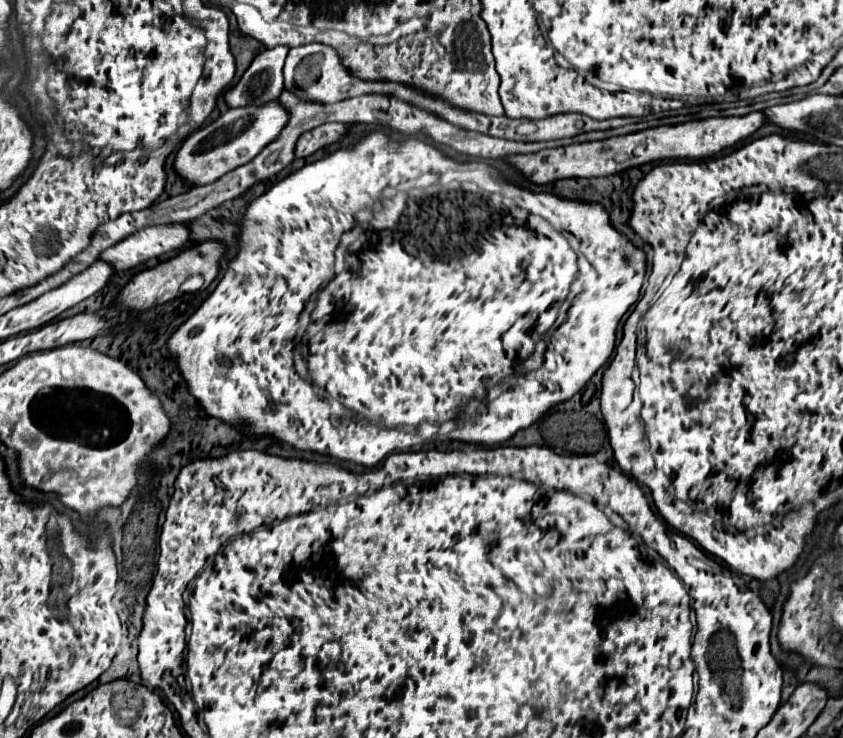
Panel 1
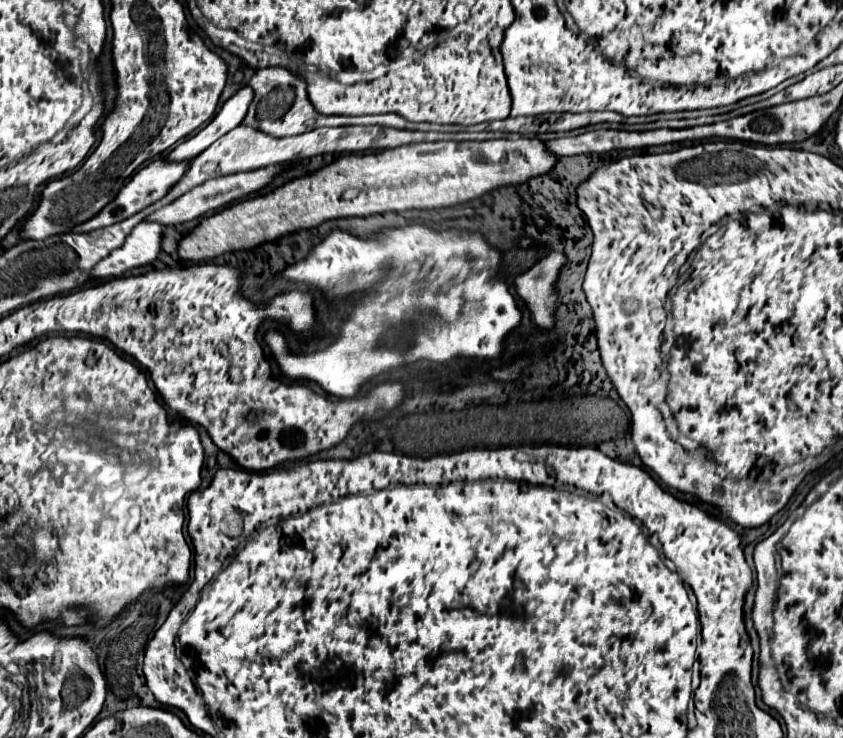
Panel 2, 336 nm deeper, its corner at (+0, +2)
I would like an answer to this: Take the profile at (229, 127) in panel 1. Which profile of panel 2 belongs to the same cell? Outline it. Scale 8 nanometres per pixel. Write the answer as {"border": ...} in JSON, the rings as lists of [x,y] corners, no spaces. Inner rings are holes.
{"border":[[[158,159],[158,161],[154,161],[154,163],[146,165],[146,167],[142,167],[98,215],[94,215],[92,219],[88,219],[88,221],[76,225],[76,227],[72,229],[72,233],[88,233],[88,231],[94,231],[94,229],[102,229],[102,227],[114,225],[114,223],[118,223],[118,221],[128,219],[130,215],[142,211],[144,207],[156,203],[158,199],[162,199],[162,197],[180,181],[180,177],[182,177],[182,173],[188,169],[188,165],[190,165],[190,161],[184,161],[184,163],[166,163],[164,159]]]}

